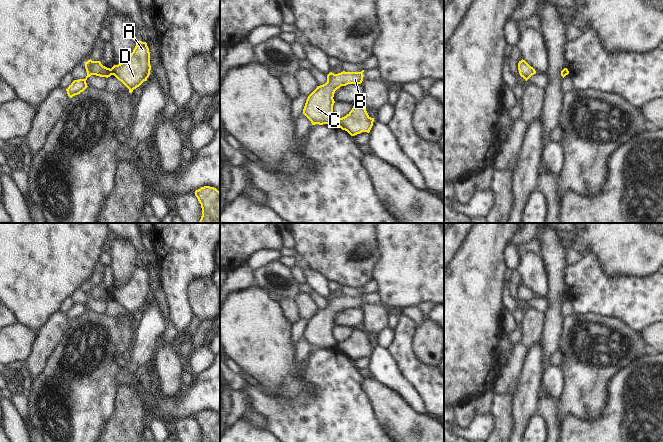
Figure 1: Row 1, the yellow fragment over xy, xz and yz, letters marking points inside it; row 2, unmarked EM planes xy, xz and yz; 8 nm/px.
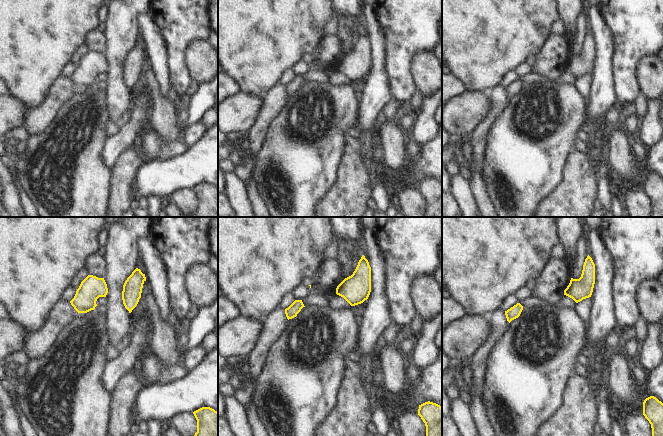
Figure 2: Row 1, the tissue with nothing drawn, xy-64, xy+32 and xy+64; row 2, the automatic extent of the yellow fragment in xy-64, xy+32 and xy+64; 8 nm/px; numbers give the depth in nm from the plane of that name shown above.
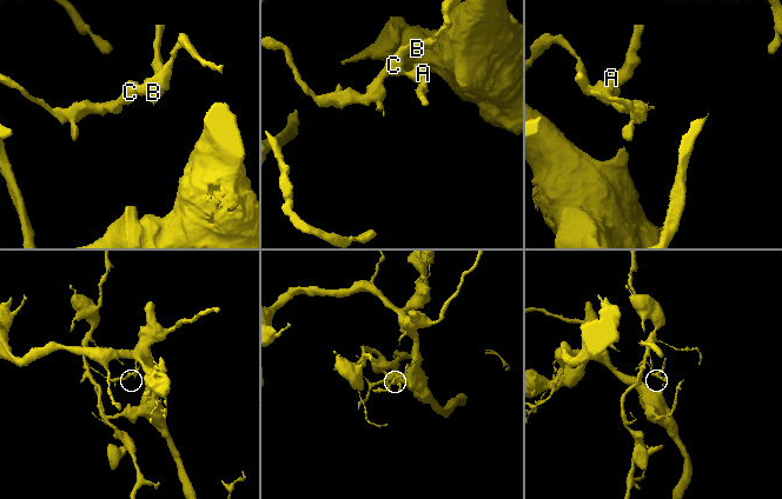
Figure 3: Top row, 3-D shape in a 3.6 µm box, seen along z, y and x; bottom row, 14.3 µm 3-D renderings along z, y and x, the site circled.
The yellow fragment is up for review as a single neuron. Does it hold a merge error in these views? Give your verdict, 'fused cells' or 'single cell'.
fused cells

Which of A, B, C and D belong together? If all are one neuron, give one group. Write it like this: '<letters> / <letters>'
A D / B C

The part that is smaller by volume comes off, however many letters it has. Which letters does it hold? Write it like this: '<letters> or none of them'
A, D

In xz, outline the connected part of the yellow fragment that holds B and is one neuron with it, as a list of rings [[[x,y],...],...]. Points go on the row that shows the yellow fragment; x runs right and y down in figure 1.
[[[341,72],[327,75],[327,82],[317,88],[308,96],[303,114],[311,121],[312,125],[334,124],[337,117],[333,113],[335,103],[334,93],[341,86],[348,84],[361,84],[363,72]]]

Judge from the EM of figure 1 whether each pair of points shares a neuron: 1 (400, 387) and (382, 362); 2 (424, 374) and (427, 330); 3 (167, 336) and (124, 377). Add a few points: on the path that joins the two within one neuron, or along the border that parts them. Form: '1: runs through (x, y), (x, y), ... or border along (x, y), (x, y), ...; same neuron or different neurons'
1: runs through (395, 381), (383, 368); same neuron
2: border along (412, 342), (415, 355), (433, 365); different neurons
3: border along (166, 321), (164, 332), (160, 337); different neurons

